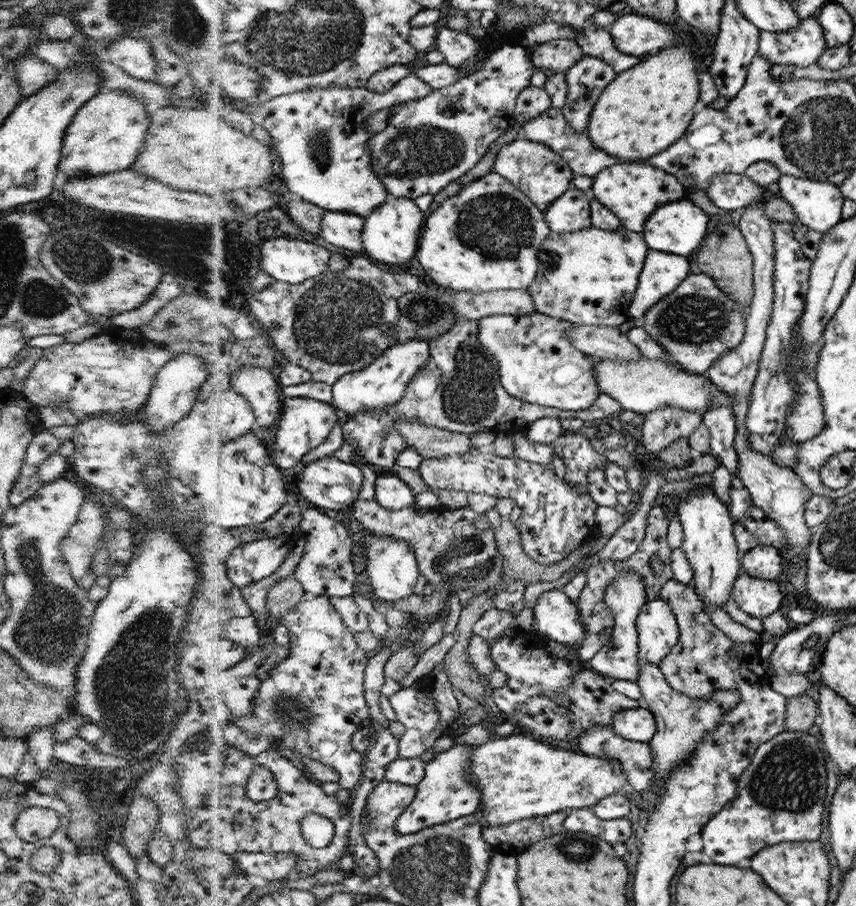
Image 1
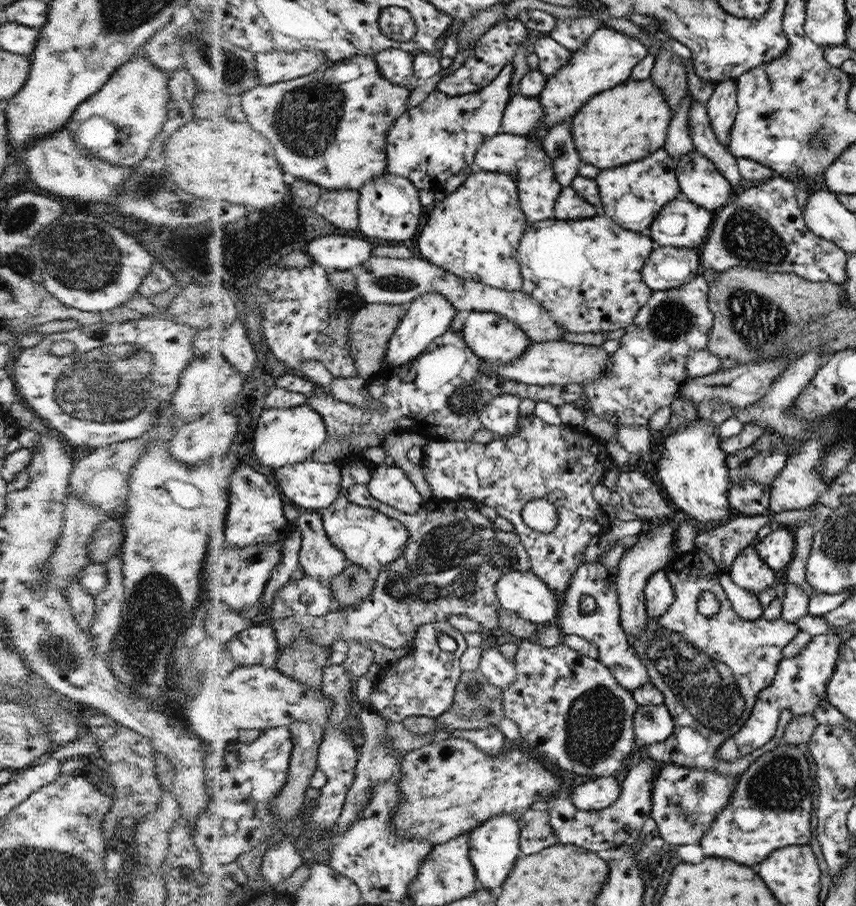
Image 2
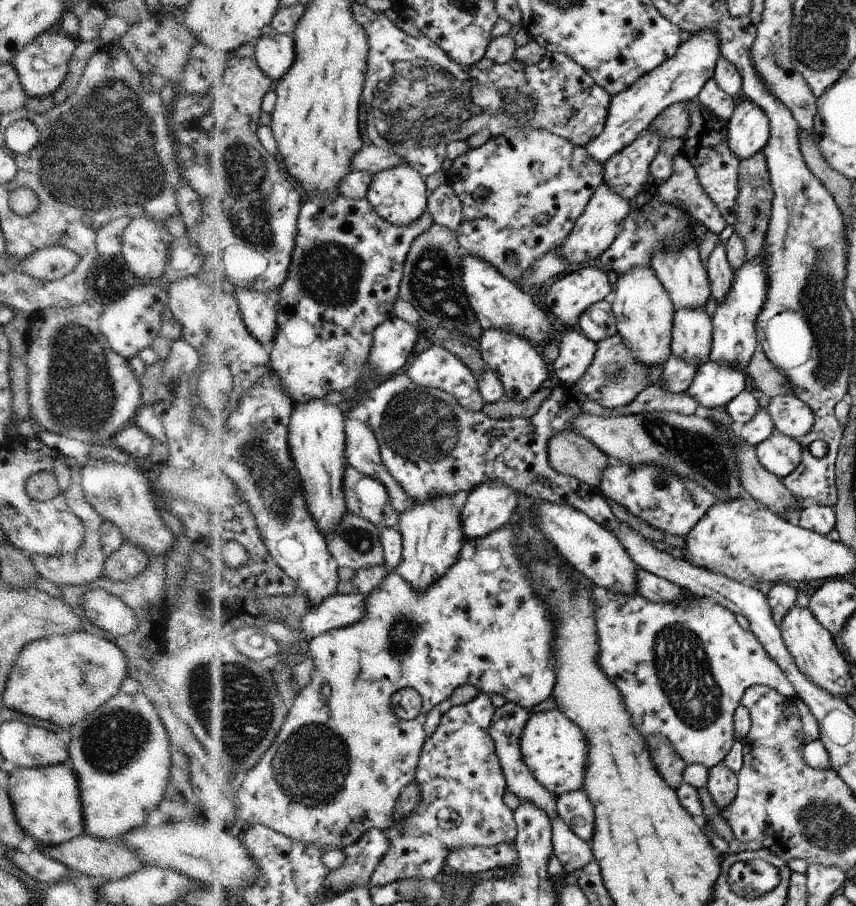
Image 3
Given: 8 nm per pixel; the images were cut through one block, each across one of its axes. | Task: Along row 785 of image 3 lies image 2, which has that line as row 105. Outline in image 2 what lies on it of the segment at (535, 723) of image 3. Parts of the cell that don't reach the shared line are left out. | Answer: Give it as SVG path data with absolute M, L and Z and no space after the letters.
M598 28L588 42L582 45L582 49L571 52L570 59L566 61L566 65L560 67L560 71L547 77L547 86L544 87L543 94L538 96L544 115L540 128L534 127L534 131L528 133L528 140L541 144L542 138L548 134L550 128L554 128L554 124L562 124L564 120L572 118L593 96L630 79L633 69L647 54L646 46L636 38L612 28Z

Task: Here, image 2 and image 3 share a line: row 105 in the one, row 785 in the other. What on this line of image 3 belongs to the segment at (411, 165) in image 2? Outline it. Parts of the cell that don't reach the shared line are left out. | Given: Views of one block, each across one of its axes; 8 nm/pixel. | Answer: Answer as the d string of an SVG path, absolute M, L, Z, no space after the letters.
M479 692L474 700L466 704L454 705L443 714L438 732L428 738L415 781L422 792L420 804L417 810L413 810L396 822L395 826L387 829L392 846L374 873L373 888L388 886L390 883L411 877L442 879L444 866L448 866L448 858L455 850L463 849L464 846L493 847L503 843L514 845L519 831L514 822L515 816L512 816L512 810L502 800L506 792L507 777L502 774L502 763L495 741L489 733L495 712L490 698L491 695Z

